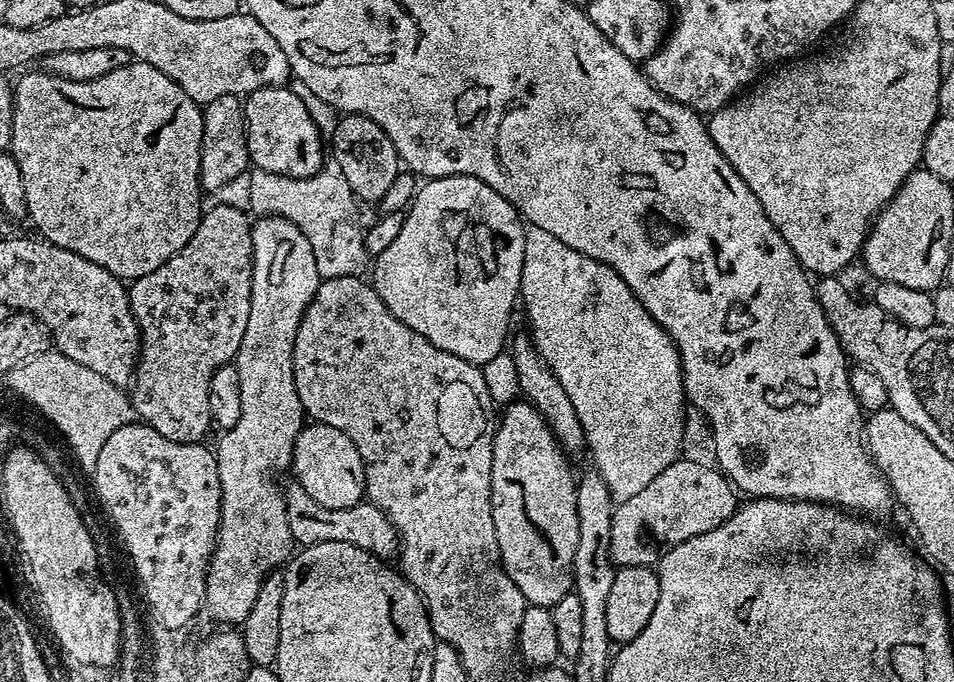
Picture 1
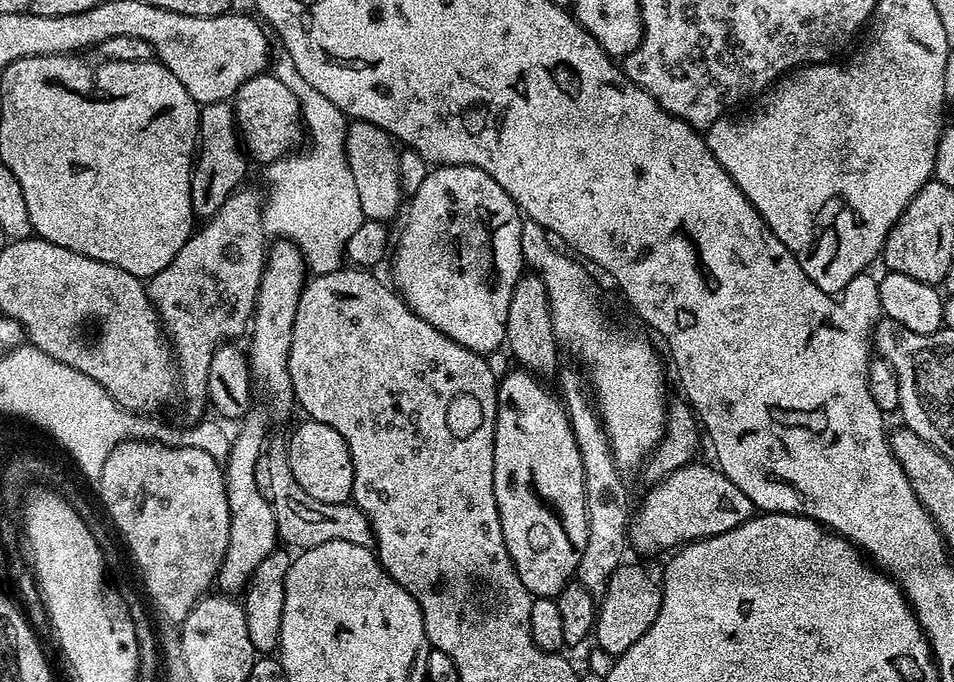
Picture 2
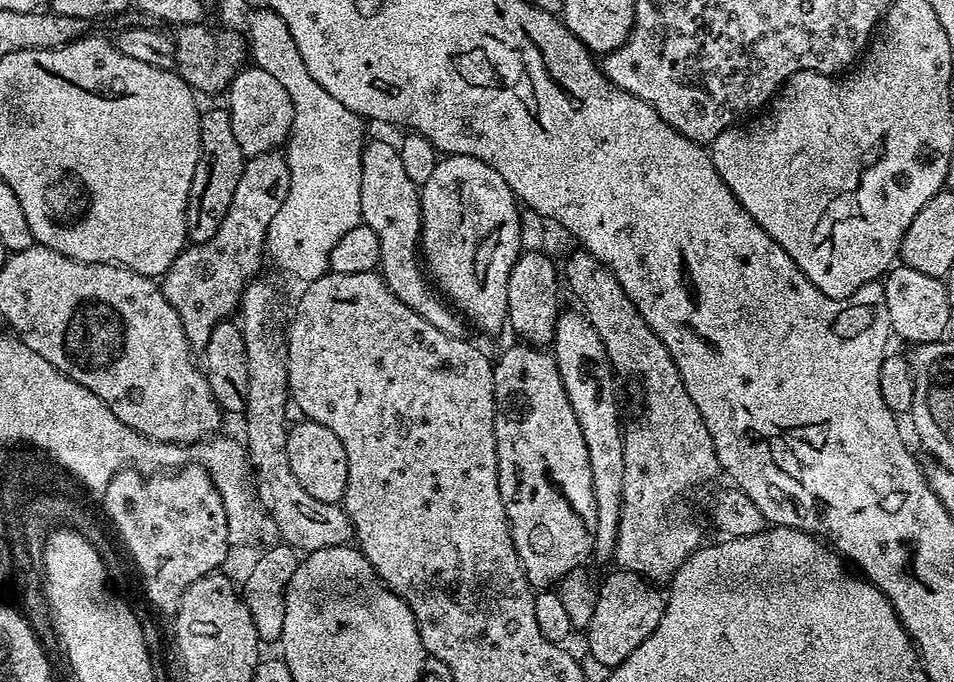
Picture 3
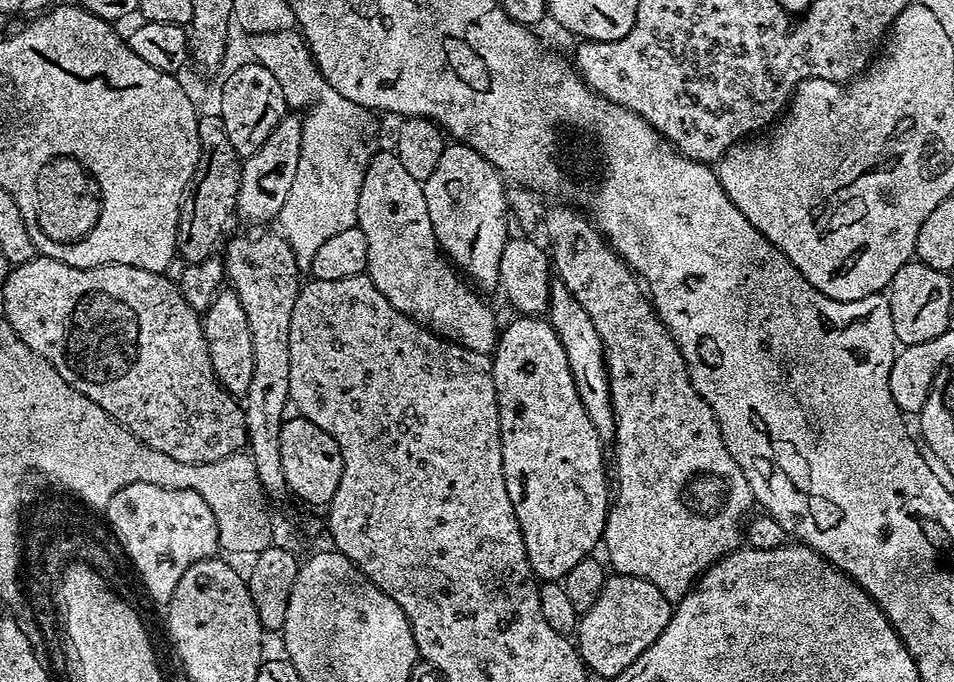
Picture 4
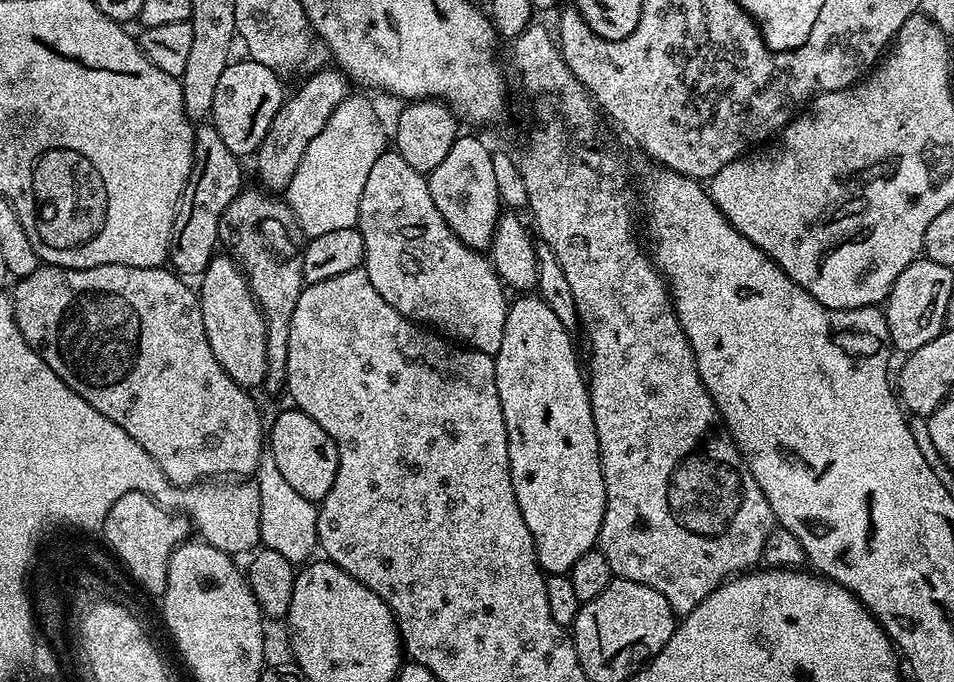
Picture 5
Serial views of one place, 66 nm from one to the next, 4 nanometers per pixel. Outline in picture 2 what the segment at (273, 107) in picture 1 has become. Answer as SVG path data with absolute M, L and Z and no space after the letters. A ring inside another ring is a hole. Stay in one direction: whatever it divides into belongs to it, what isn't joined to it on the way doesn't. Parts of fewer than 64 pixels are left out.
M274 74L255 76L247 80L236 91L234 107L240 139L253 161L261 160L261 165L267 166L272 161L289 155L301 143L300 103L298 98L294 98L290 86L282 86L282 82Z

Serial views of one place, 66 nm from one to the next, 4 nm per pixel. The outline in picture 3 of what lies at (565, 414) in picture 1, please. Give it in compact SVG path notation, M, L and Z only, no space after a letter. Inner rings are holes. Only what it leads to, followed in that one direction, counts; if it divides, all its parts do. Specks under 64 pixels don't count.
M540 250L521 251L520 257L514 262L514 270L510 270L510 282L506 282L507 327L513 328L520 335L517 337L523 343L533 346L548 346L551 345L554 338L556 320L560 317L562 311L562 305L560 305L560 284L562 288L562 280L558 275L558 264L556 268L555 262L546 253L536 251Z

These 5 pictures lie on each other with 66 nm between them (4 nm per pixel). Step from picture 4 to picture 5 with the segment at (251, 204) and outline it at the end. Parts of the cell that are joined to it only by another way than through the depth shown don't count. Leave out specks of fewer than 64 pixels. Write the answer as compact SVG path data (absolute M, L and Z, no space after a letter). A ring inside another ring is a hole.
M335 67L324 68L316 72L296 93L289 95L281 104L278 114L274 114L274 122L270 122L270 130L266 130L266 138L256 149L256 172L260 175L259 187L268 194L283 193L298 170L298 162L302 162L302 154L306 154L306 146L322 134L330 114L350 95L350 81L343 72Z

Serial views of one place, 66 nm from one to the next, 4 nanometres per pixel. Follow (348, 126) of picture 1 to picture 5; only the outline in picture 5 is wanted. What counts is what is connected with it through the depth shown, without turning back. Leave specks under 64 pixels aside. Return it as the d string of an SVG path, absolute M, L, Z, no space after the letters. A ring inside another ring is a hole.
M386 150L382 153L378 162L374 162L374 166L366 178L366 190L362 190L358 227L364 239L364 262L362 267L368 273L374 290L378 290L378 294L382 294L382 298L386 298L386 302L390 302L390 306L394 306L394 310L398 310L398 314L402 314L407 320L421 326L427 326L429 329L435 330L461 345L473 348L475 352L484 352L487 356L495 358L498 350L502 350L502 334L506 330L506 314L510 303L509 297L504 297L506 285L493 268L491 259L483 251L466 246L452 233L450 226L446 226L446 218L442 218L442 214L438 214L438 206L434 206L434 198L430 198L425 173L414 170L414 166L409 166L406 158L402 158L394 150Z

